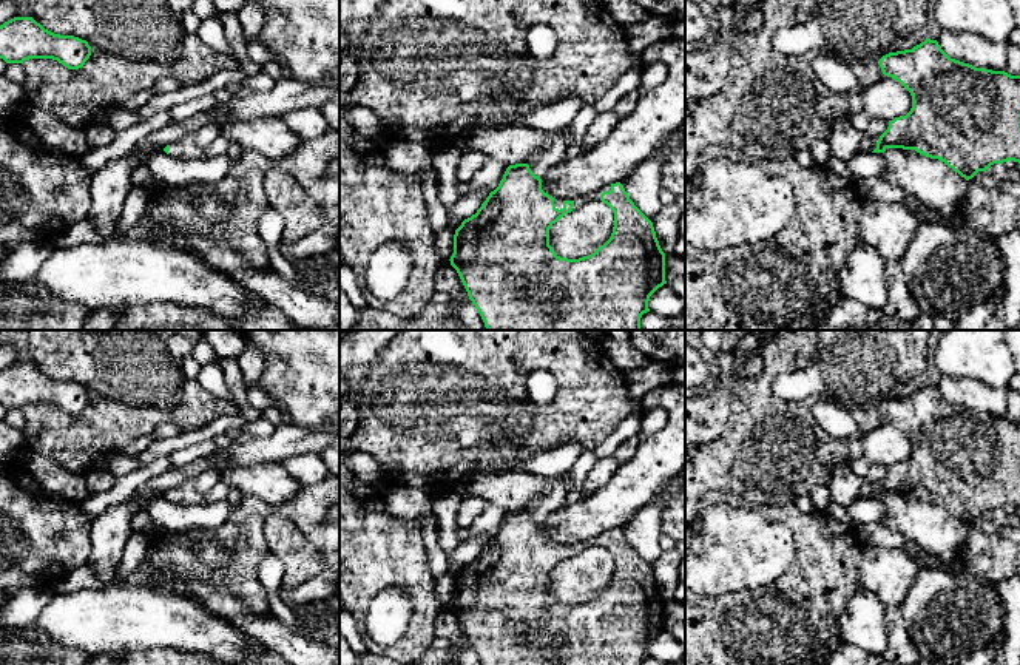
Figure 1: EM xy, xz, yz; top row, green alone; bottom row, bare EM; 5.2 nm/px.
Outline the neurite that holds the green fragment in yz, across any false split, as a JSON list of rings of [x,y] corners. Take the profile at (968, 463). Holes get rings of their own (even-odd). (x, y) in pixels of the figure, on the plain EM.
[[[930,384],[912,395],[883,401],[878,410],[884,421],[910,438],[912,454],[906,461],[889,468],[872,498],[884,498],[887,494],[915,495],[944,508],[966,526],[994,509],[1020,509],[1020,421],[951,404]]]

